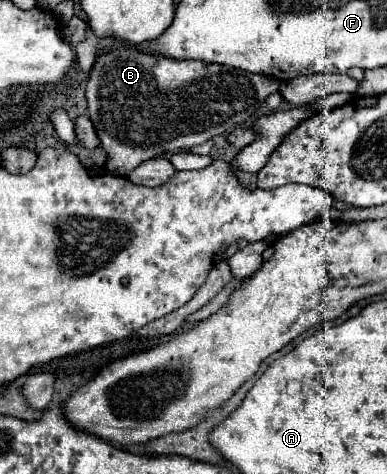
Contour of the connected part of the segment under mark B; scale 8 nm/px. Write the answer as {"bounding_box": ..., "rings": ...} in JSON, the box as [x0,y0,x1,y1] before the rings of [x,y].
{"bounding_box":[86,49,280,175],"rings":[[[118,49],[96,59],[88,79],[86,99],[90,121],[94,123],[100,143],[108,153],[108,171],[112,175],[128,175],[146,159],[160,157],[166,151],[202,145],[220,133],[228,133],[234,127],[252,121],[262,111],[264,99],[270,93],[276,93],[278,87],[280,83],[266,75],[254,75],[234,67],[210,65],[194,59],[172,61],[168,57],[136,53],[134,49]]]}

